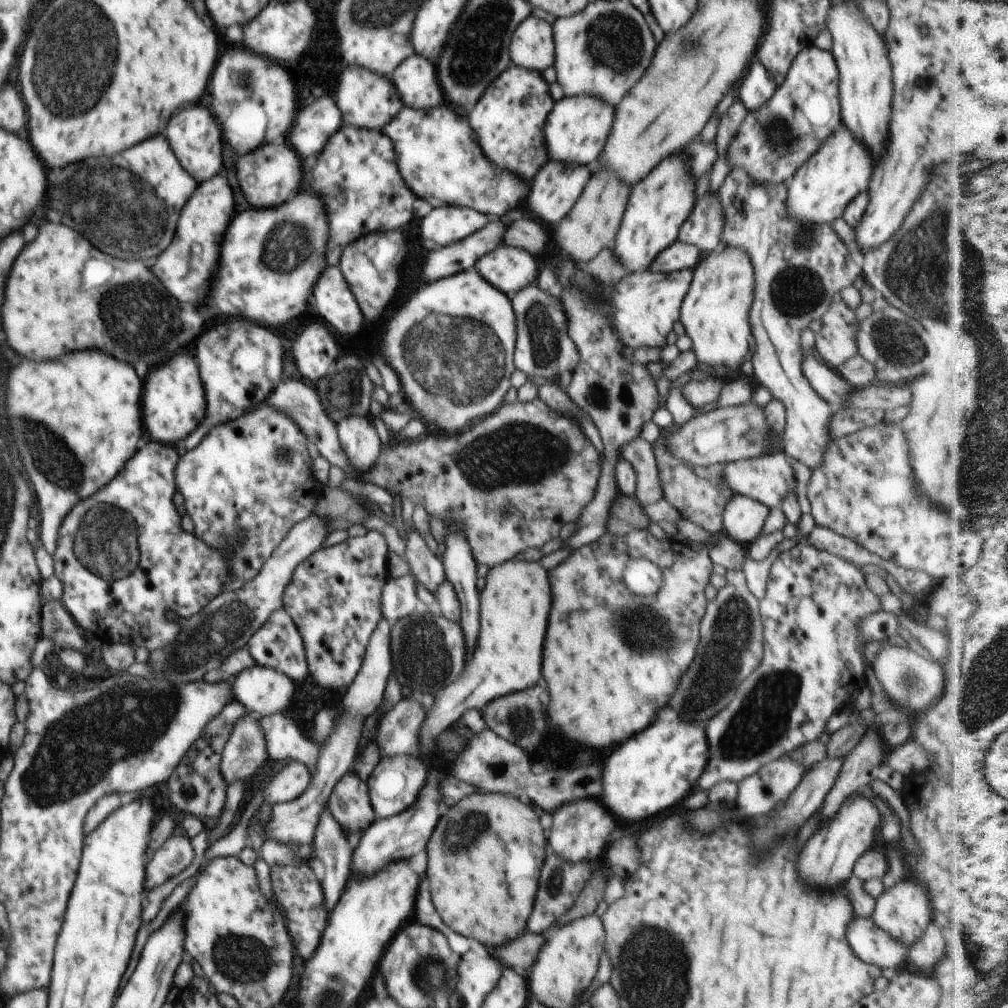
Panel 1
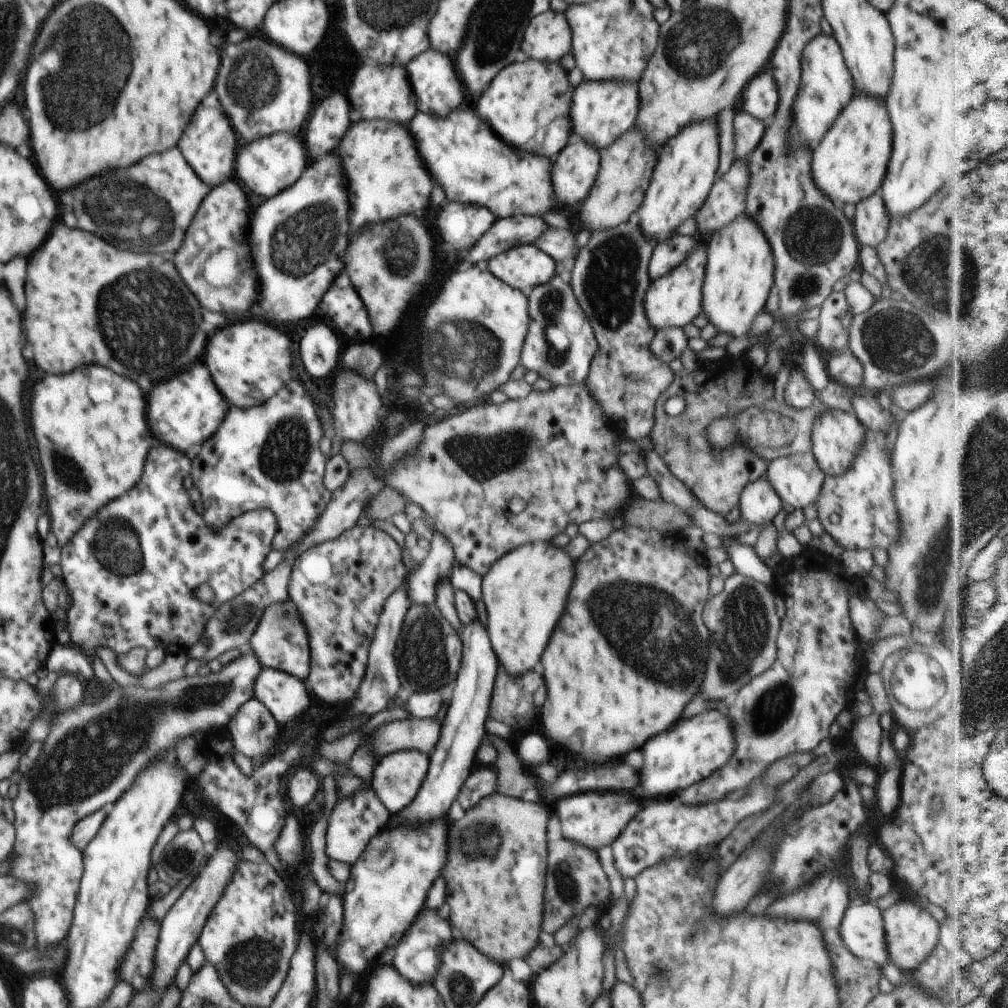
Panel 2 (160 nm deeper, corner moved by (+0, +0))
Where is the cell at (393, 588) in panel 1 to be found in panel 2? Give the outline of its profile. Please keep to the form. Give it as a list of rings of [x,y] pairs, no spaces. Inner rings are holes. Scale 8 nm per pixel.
[[[434,531],[429,546],[428,556],[404,578],[411,604],[434,604],[437,586],[443,579],[449,581],[456,563],[452,543],[440,531]]]

